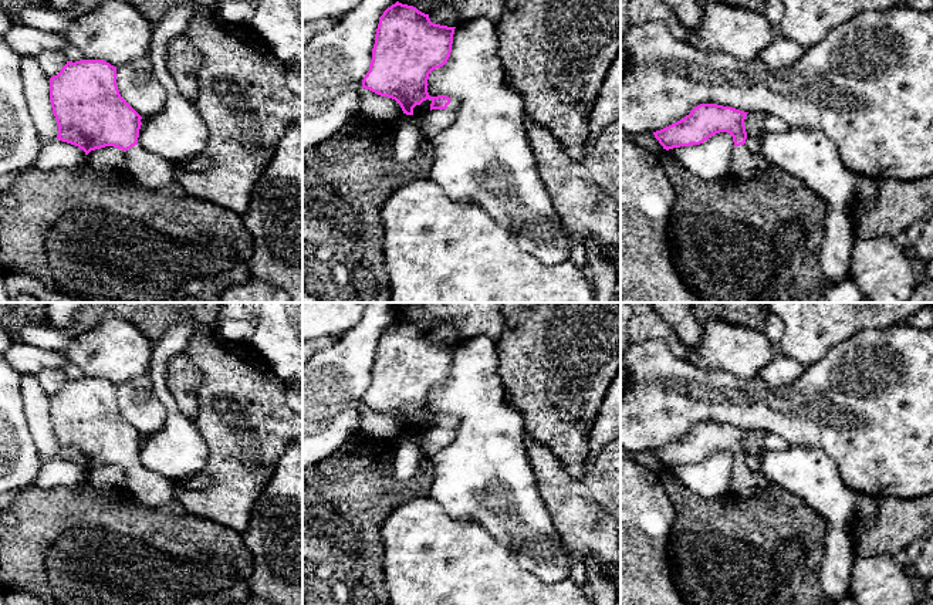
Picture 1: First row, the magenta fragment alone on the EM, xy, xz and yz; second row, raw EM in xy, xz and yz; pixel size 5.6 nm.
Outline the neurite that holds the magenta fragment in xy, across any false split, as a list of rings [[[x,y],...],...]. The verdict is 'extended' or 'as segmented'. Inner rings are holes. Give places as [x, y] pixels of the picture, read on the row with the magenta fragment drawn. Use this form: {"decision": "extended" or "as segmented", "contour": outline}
{"decision": "extended", "contour": [[[104,60],[67,61],[61,71],[50,78],[50,101],[58,125],[57,139],[78,146],[85,155],[105,146],[122,149],[125,170],[142,186],[156,189],[175,182],[176,165],[138,145],[142,116],[121,97],[116,67]]]}

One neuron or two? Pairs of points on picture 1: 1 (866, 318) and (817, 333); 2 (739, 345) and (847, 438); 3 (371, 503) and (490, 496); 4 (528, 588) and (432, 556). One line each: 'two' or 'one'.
1: one
2: two
3: two
4: one

